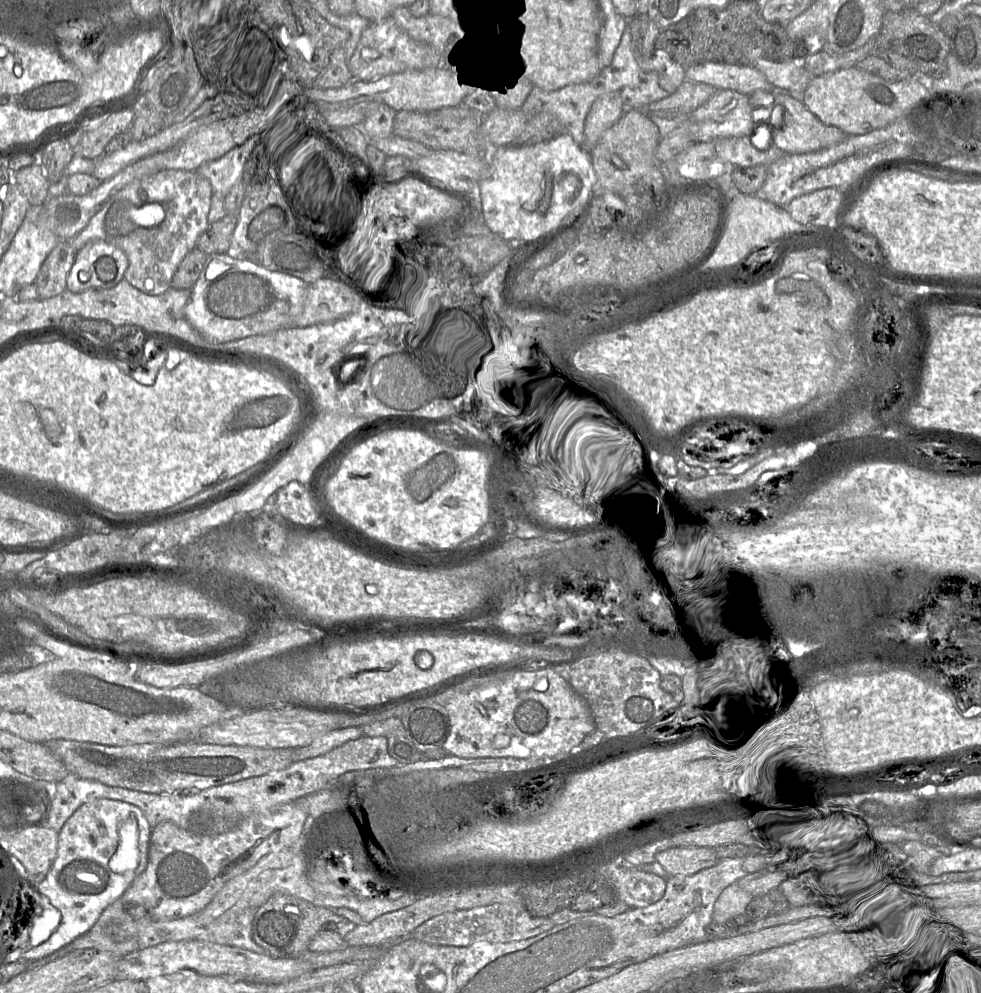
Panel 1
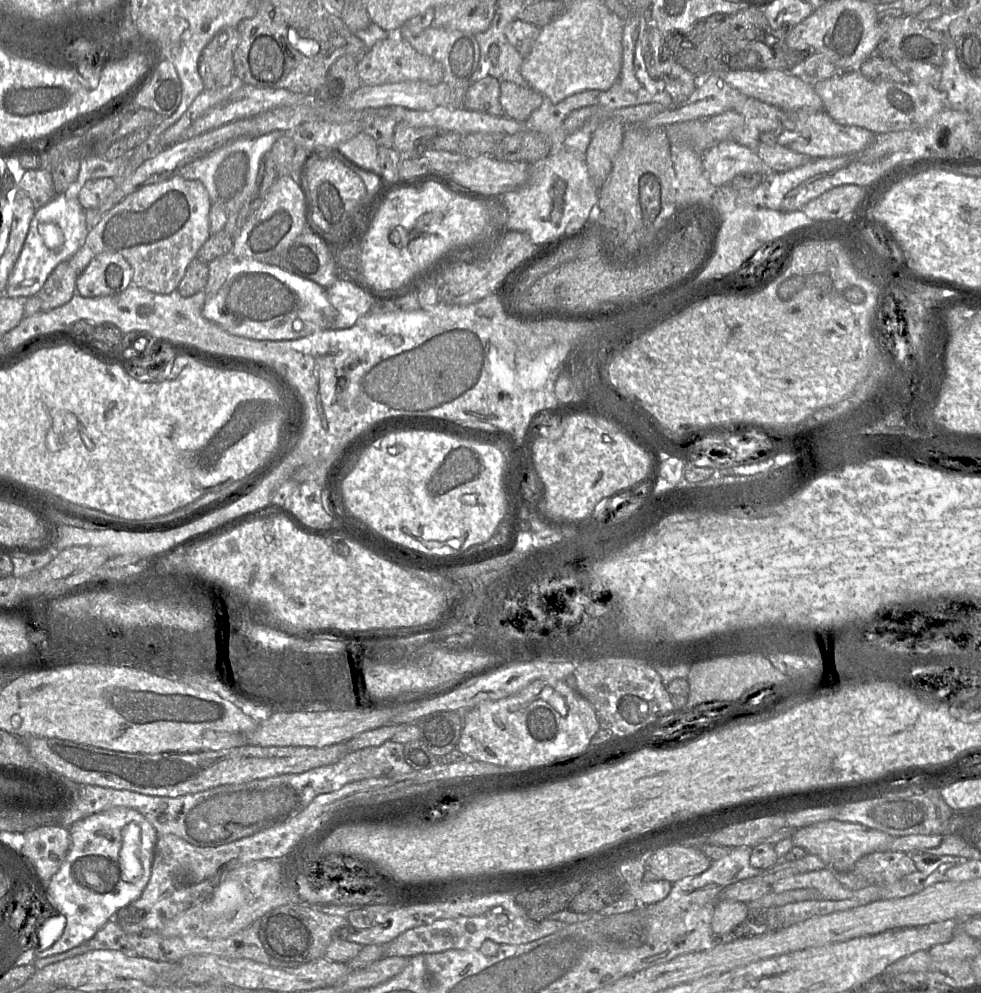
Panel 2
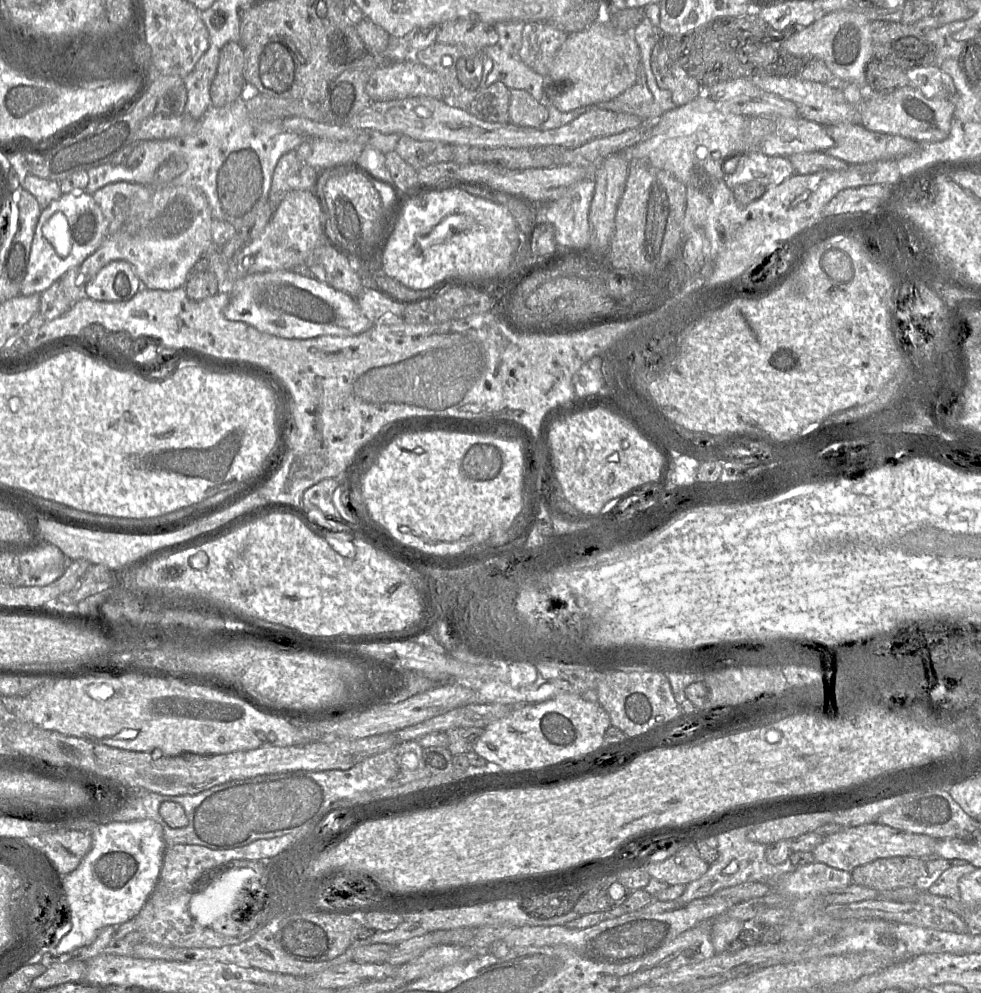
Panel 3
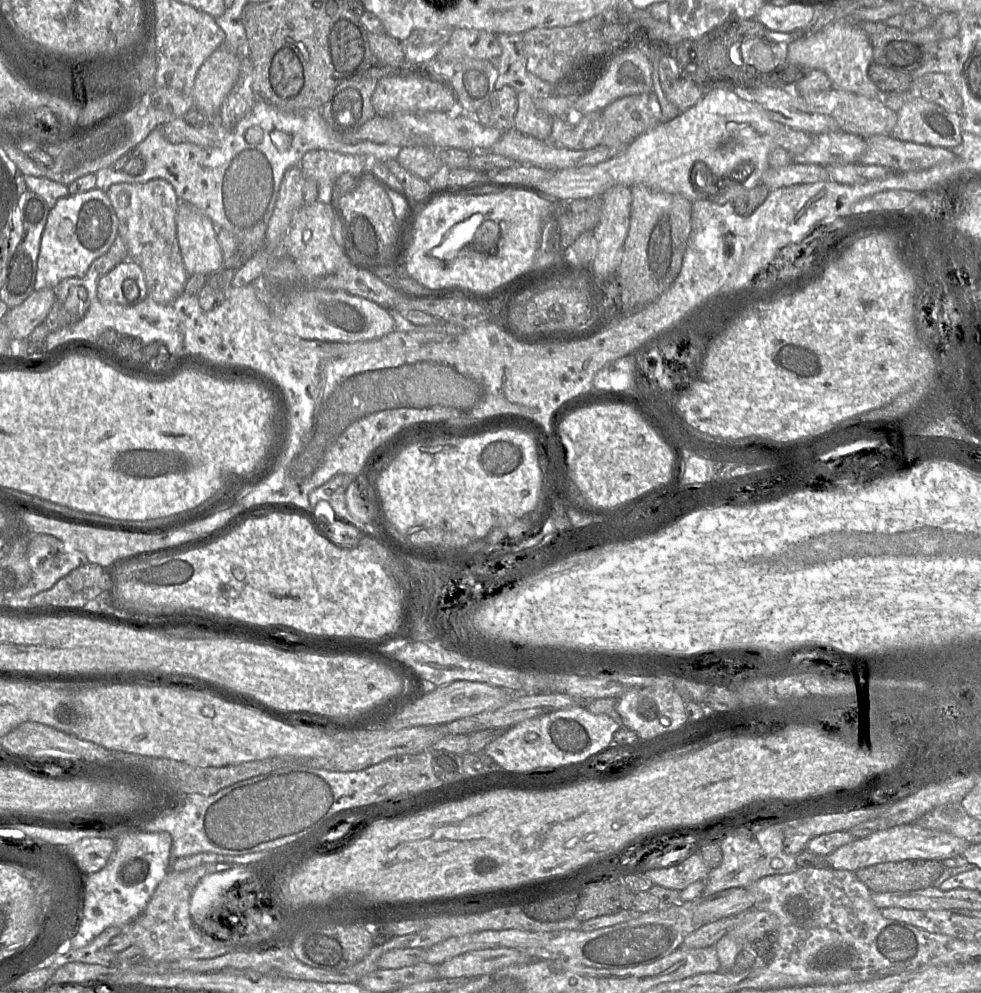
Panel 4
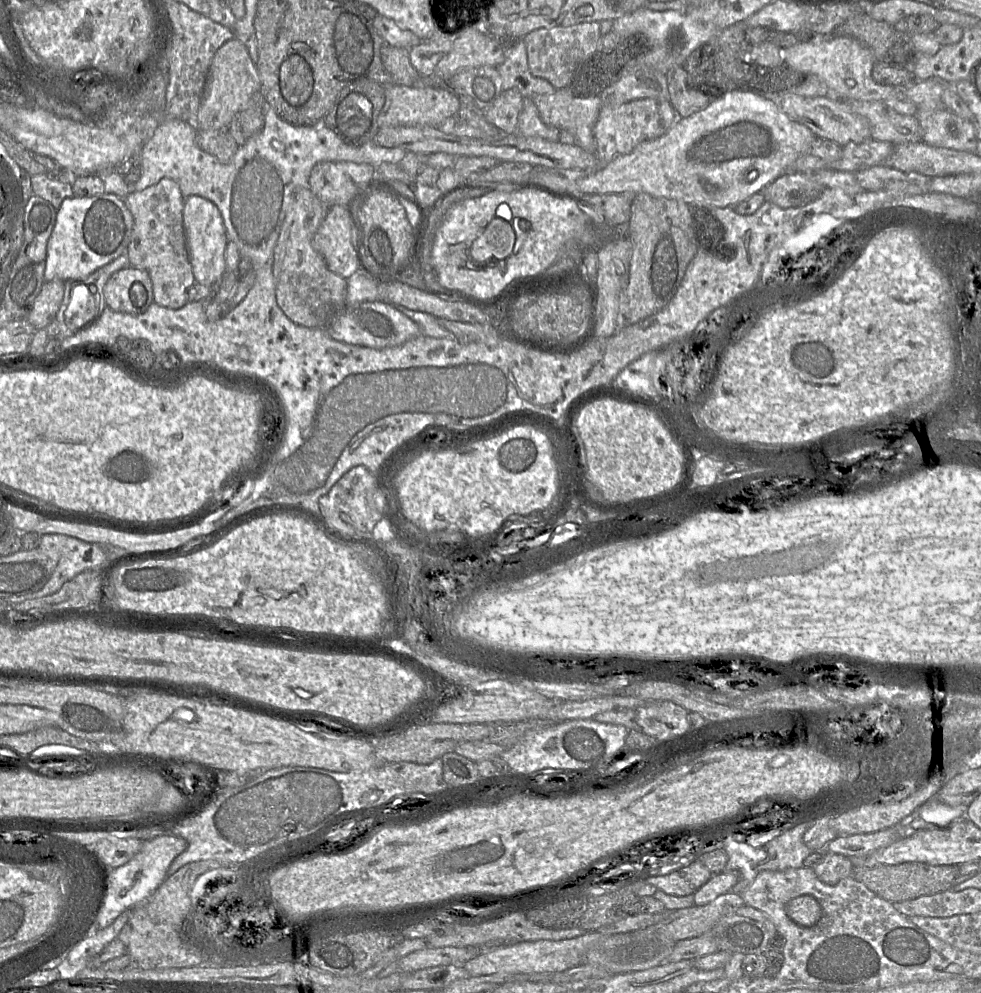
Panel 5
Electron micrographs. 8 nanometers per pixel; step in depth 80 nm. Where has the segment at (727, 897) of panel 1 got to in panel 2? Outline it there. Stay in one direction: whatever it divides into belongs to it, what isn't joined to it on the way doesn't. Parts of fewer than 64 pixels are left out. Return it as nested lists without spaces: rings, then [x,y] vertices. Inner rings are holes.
[[[719,900],[712,918],[712,929],[717,939],[733,939],[731,932],[746,918],[748,906],[744,902]]]

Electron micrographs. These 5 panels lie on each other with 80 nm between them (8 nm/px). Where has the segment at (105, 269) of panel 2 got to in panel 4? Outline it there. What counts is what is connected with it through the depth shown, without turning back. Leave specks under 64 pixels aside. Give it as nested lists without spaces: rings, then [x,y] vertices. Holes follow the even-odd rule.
[[[131,260],[115,265],[98,282],[97,297],[104,303],[136,305],[148,297],[145,275]]]

